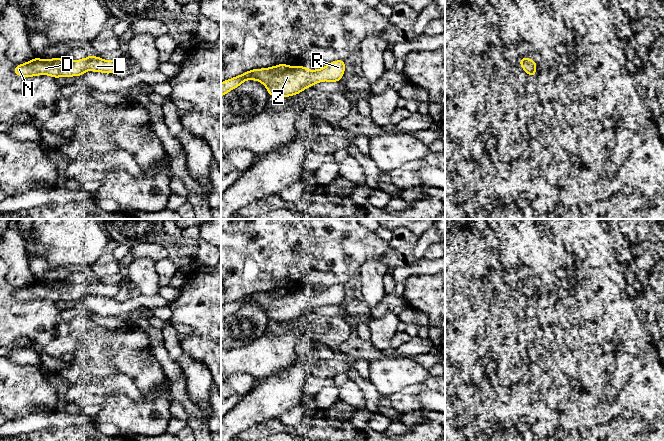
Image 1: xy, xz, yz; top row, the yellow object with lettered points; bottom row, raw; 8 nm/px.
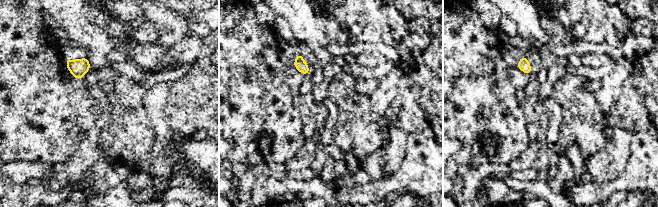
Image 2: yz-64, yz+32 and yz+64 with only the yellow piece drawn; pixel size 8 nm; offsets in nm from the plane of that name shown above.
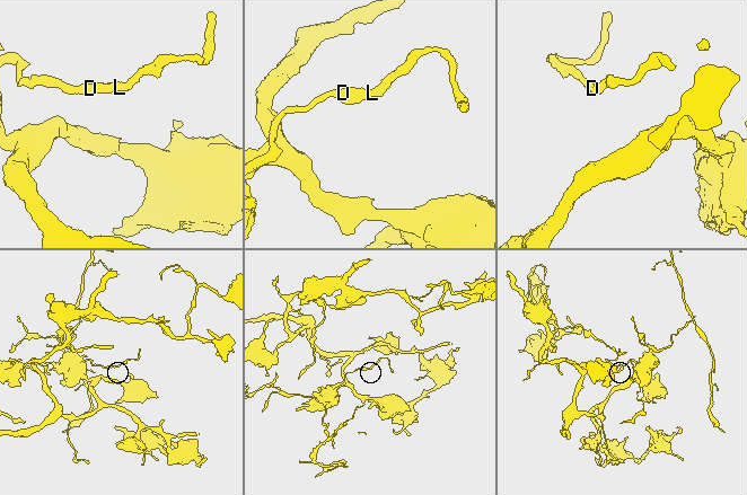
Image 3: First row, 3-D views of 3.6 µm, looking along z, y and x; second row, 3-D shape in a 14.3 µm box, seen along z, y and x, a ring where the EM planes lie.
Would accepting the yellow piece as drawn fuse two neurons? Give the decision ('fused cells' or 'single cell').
single cell

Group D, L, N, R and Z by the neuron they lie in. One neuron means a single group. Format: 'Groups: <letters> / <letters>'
Groups: D L N R Z

